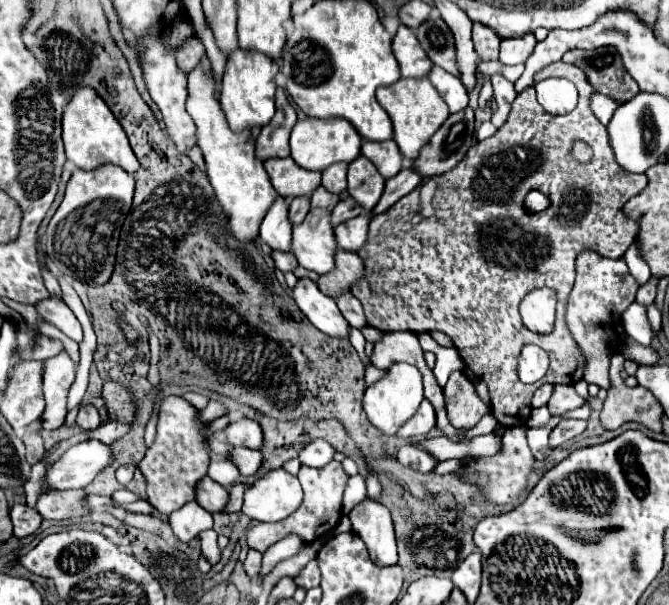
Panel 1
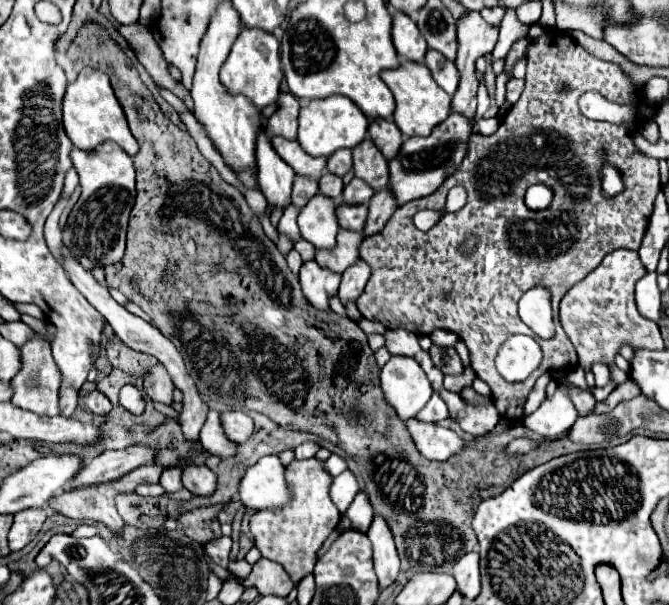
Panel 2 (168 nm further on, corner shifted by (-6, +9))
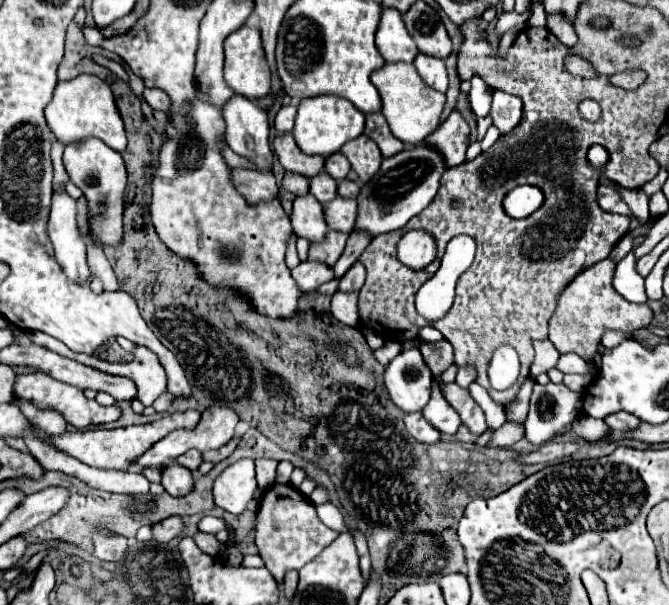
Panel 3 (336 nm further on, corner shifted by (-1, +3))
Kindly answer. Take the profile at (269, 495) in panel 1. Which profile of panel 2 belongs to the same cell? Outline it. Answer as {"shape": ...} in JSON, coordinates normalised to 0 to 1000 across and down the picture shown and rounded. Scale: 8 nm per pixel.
{"shape":[[[393,754],[369,774],[357,800],[357,826],[378,843],[405,843],[435,830],[435,807],[429,807],[426,770],[417,754]]]}

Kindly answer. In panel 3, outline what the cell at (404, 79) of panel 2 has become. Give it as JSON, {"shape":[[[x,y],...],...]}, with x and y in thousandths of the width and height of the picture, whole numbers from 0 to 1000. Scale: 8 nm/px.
{"shape":[[[577,102],[571,112],[556,119],[556,139],[568,152],[571,188],[577,192],[586,221],[604,238],[628,238],[640,221],[646,221],[655,212],[667,159],[634,139],[619,106]]]}

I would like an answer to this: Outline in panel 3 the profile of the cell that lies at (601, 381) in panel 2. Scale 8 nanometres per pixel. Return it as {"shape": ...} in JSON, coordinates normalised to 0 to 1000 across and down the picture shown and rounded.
{"shape":[[[840,585],[831,608],[840,615],[840,618],[876,618],[879,615],[879,602],[876,595],[870,595],[864,585]]]}

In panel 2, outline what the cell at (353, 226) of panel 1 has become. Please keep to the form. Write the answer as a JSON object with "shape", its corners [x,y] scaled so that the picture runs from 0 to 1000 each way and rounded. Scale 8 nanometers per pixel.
{"shape":[[[546,337],[507,340],[504,344],[504,364],[507,364],[507,374],[516,380],[543,383],[546,367],[549,367],[549,340]]]}

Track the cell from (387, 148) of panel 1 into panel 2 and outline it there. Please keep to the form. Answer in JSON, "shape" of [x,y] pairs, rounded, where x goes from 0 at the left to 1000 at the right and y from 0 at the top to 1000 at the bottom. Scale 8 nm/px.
{"shape":[[[584,195],[558,198],[552,205],[552,225],[578,264],[587,264],[596,255],[596,245],[602,241],[602,221]]]}

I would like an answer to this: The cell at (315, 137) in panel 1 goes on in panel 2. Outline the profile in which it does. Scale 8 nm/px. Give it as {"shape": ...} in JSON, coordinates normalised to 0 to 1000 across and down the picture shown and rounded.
{"shape":[[[495,159],[486,165],[465,165],[447,185],[447,228],[444,235],[462,258],[495,258],[507,245],[531,245],[549,225],[552,198],[516,159]]]}

